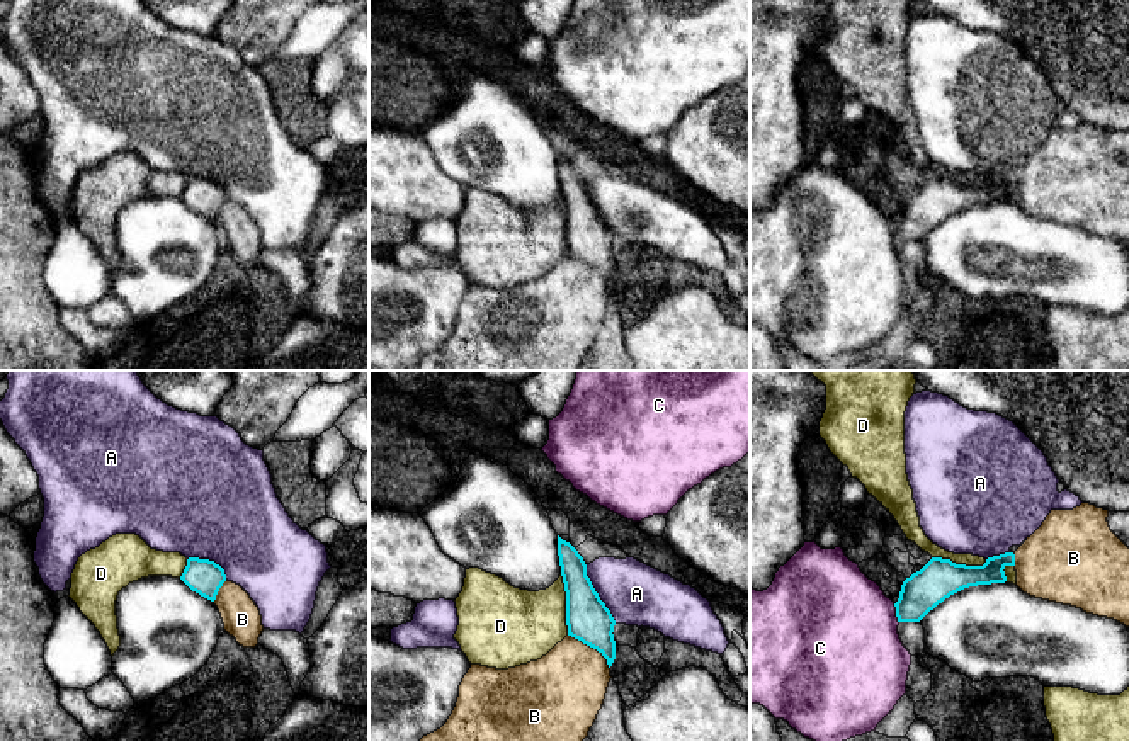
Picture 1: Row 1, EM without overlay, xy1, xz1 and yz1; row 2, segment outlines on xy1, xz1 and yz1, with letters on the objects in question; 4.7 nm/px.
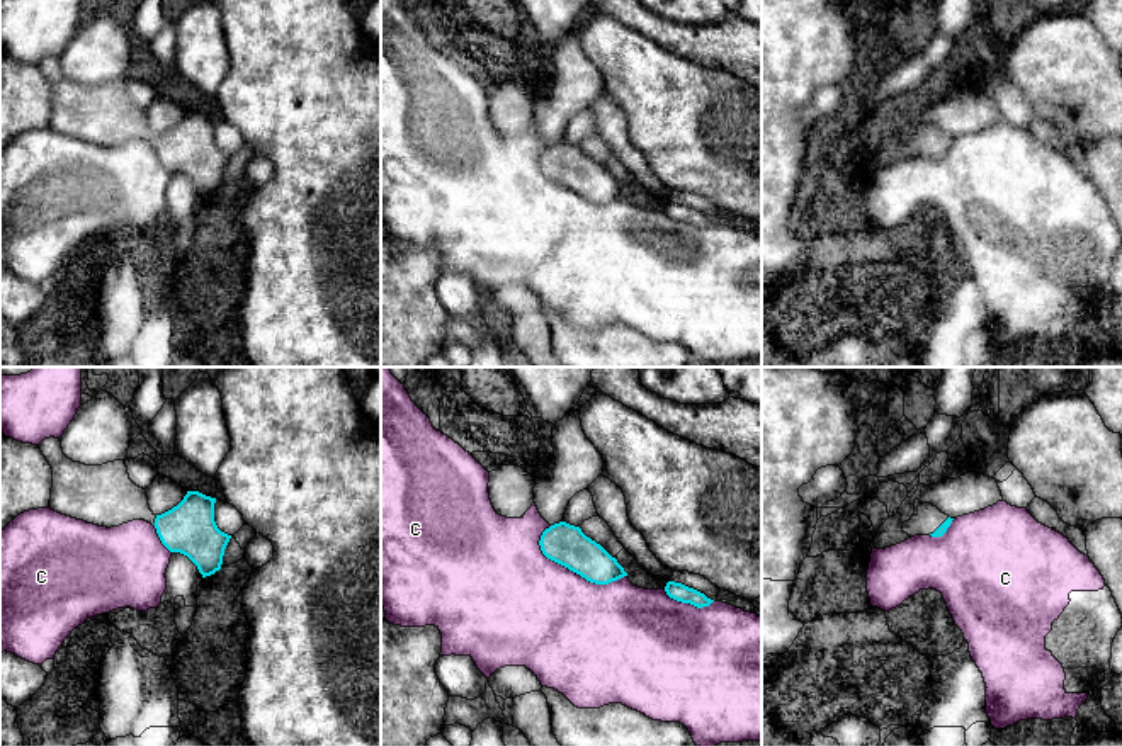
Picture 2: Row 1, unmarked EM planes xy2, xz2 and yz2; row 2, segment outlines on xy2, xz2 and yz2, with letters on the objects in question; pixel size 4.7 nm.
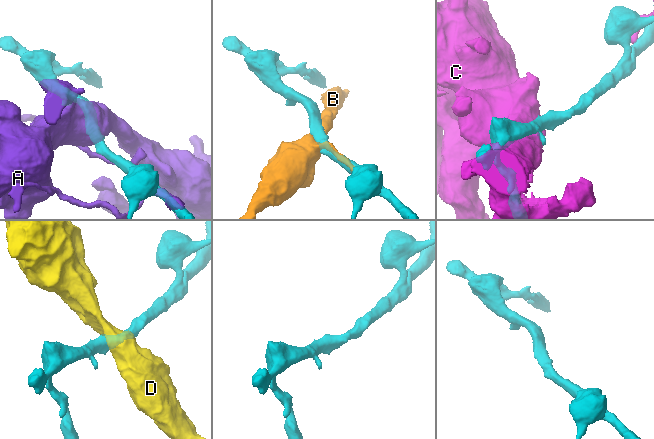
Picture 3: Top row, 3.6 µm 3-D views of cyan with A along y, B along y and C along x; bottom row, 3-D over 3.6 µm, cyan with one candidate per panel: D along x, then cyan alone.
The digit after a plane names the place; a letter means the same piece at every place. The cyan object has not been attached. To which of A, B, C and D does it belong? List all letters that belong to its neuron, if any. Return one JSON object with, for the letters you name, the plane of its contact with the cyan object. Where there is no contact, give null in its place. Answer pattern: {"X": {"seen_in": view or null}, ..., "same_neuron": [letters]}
{"same_neuron": []}

